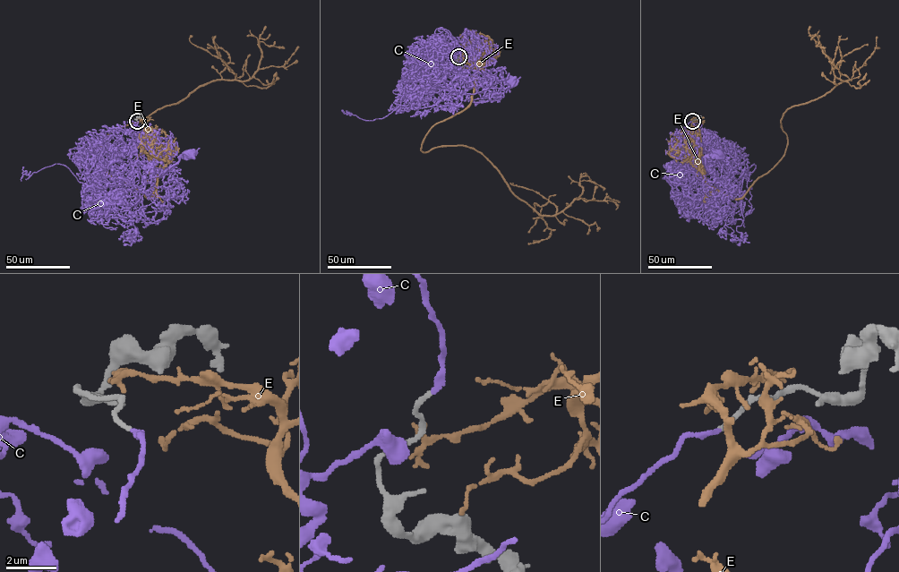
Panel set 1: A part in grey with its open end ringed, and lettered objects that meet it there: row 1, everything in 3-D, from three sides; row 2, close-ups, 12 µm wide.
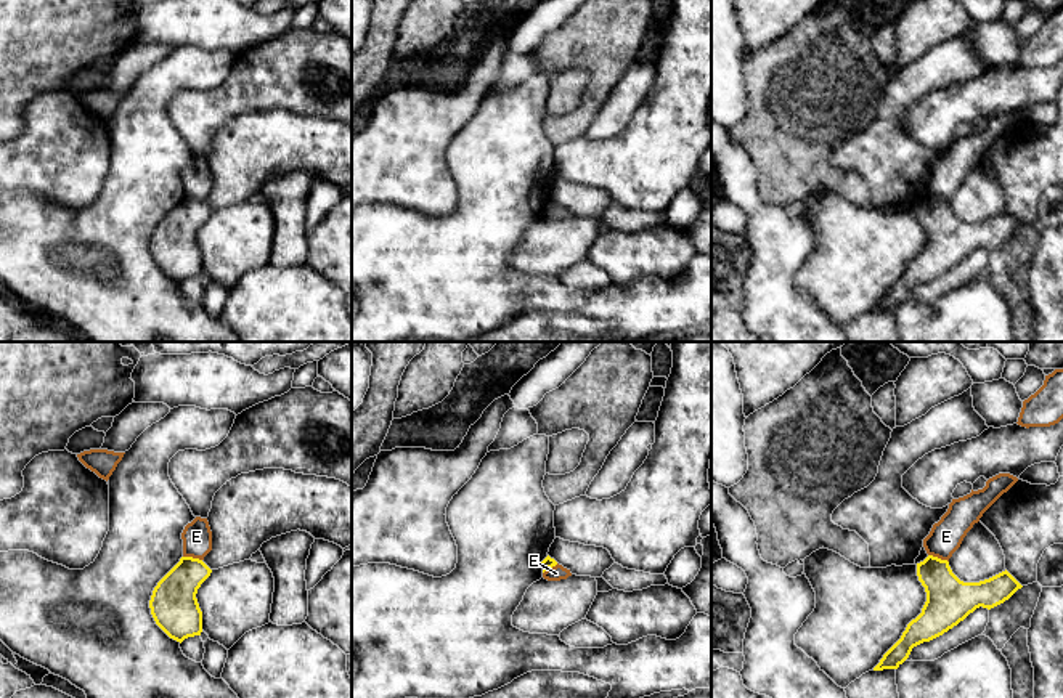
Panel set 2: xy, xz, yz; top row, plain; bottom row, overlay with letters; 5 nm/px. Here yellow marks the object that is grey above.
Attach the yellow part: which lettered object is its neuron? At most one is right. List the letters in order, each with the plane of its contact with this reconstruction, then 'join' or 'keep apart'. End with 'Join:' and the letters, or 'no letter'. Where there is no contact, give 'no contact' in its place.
C: no contact; join
E: contact in yz; keep apart
Join: C

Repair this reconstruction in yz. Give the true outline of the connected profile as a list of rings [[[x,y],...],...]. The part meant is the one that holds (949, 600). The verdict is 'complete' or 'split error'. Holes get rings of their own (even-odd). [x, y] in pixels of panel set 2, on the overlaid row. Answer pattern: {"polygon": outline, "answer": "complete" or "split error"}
{"polygon": [[[933,555],[917,563],[917,576],[927,592],[922,613],[907,624],[874,671],[898,669],[914,647],[943,635],[980,607],[991,610],[1004,603],[1023,587],[1007,570],[980,582],[963,582],[947,560]]], "answer": "complete"}

